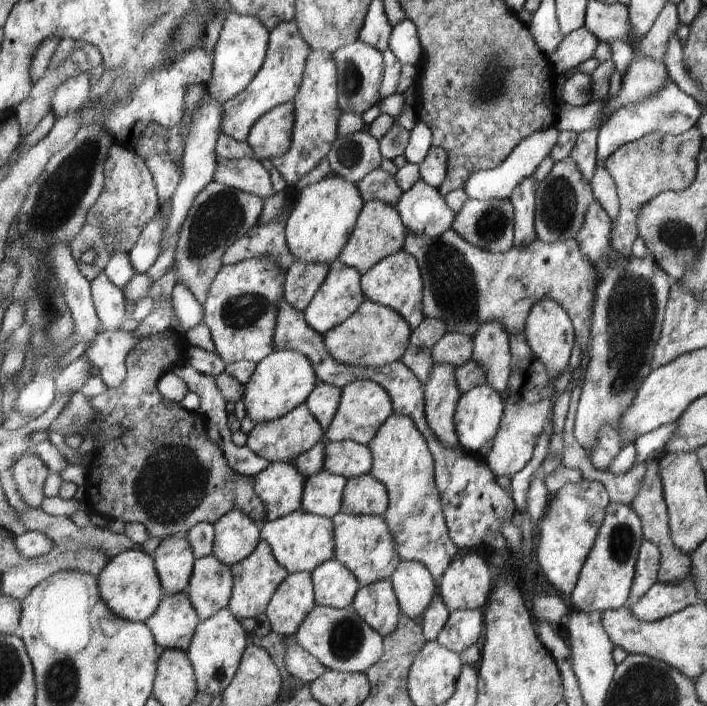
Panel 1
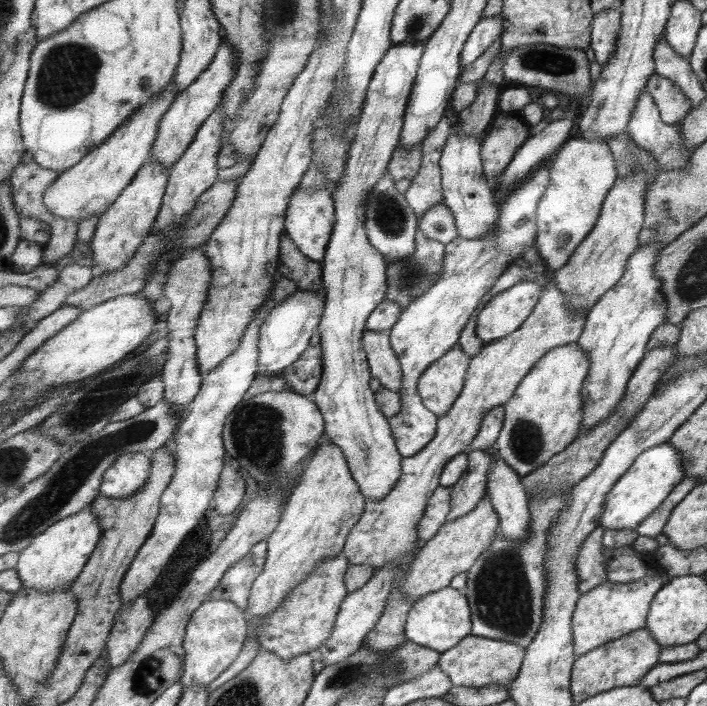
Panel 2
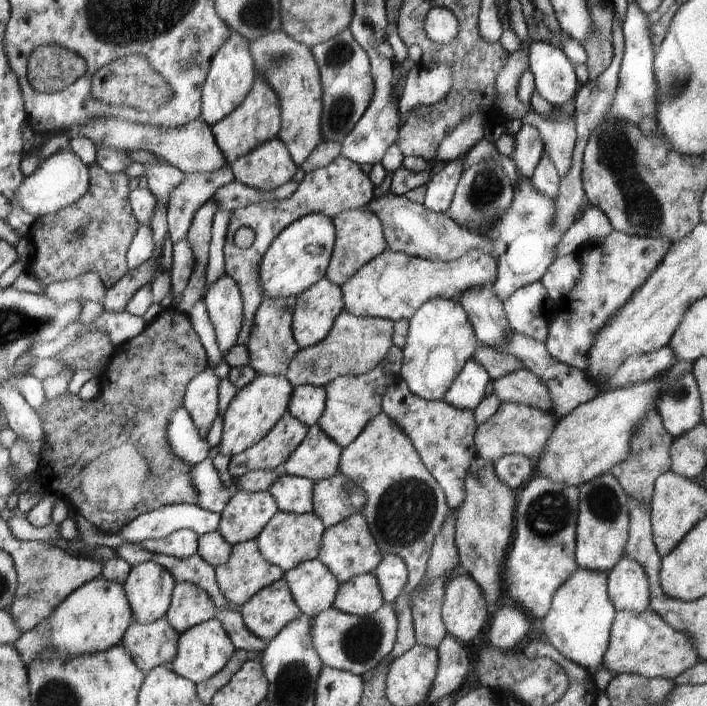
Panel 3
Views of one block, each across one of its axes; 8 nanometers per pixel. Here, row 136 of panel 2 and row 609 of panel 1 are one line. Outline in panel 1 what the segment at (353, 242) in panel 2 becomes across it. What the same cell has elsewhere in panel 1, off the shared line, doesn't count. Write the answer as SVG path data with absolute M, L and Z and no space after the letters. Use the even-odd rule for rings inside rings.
M391 579L362 586L351 607L383 637L396 630L402 613Z

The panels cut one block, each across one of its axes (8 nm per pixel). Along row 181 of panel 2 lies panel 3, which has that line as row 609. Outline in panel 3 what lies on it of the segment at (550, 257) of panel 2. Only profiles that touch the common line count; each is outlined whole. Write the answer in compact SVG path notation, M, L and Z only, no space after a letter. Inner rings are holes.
M579 568L553 598L549 614L542 620L542 631L565 658L587 668L594 675L603 666L608 652L617 609L608 591L609 573Z

